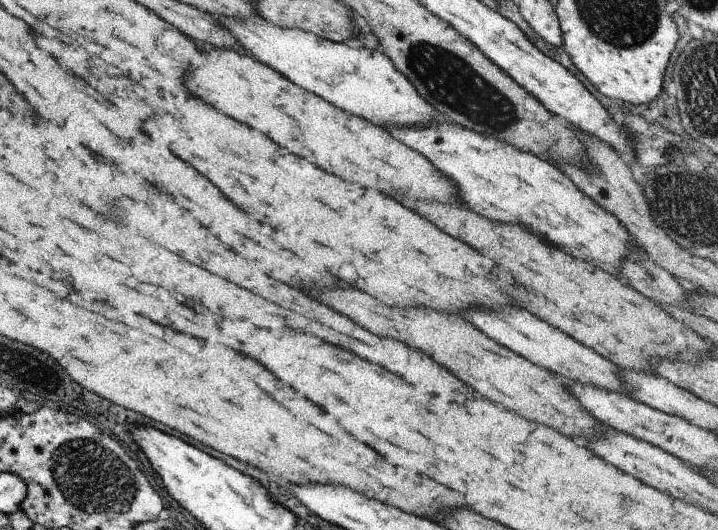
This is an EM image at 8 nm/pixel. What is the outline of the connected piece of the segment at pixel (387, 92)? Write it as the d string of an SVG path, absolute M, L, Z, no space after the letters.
M214 18L245 48L247 55L347 114L363 118L384 129L389 126L427 126L435 120L433 106L424 102L405 76L379 49L336 43L301 29L275 26L264 19L248 21Z

